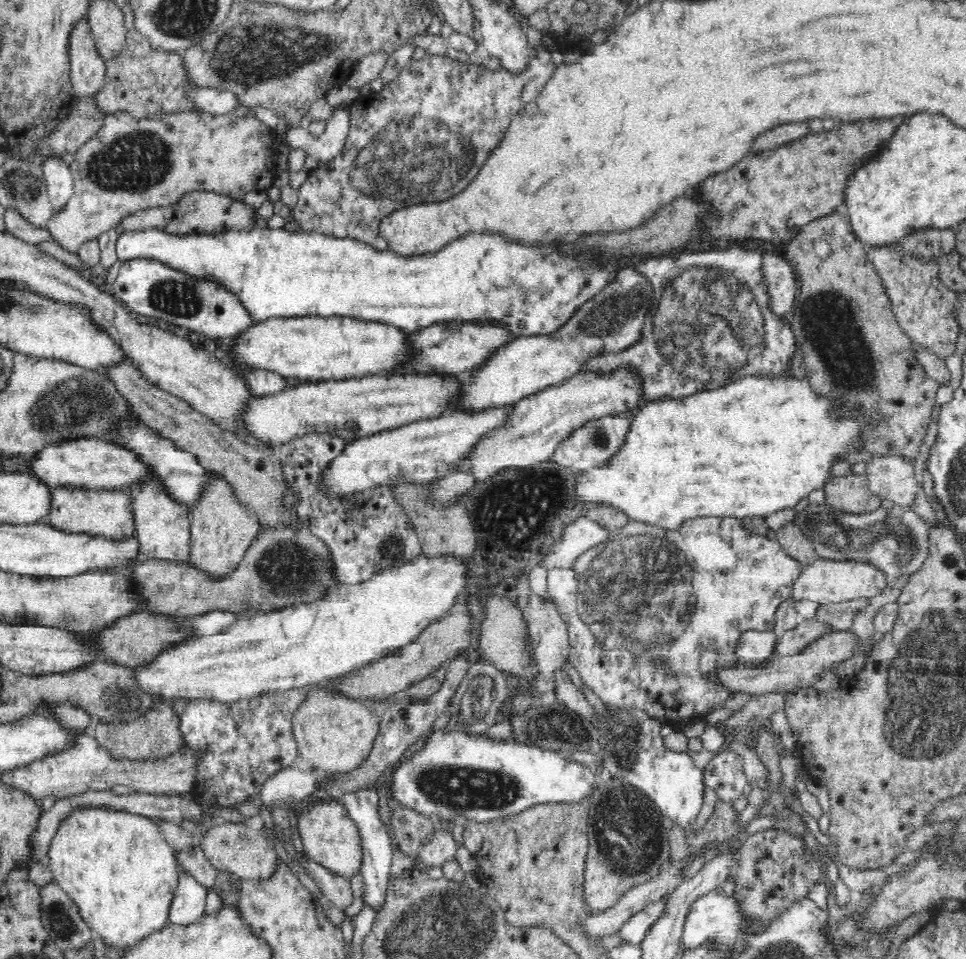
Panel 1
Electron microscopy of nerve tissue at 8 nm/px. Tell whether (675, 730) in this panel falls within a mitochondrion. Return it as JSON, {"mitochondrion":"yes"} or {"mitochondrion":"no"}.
{"mitochondrion":"no"}

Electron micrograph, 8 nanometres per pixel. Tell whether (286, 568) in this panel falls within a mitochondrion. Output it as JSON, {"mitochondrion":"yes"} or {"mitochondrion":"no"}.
{"mitochondrion":"yes"}

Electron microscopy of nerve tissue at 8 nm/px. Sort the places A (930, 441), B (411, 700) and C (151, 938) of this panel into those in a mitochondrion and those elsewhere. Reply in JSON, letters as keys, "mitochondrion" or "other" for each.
{"A":"other","B":"other","C":"other"}

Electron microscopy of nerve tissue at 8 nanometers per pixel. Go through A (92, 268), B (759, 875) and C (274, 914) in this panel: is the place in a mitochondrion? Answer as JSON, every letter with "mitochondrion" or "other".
{"A":"other","B":"other","C":"other"}

